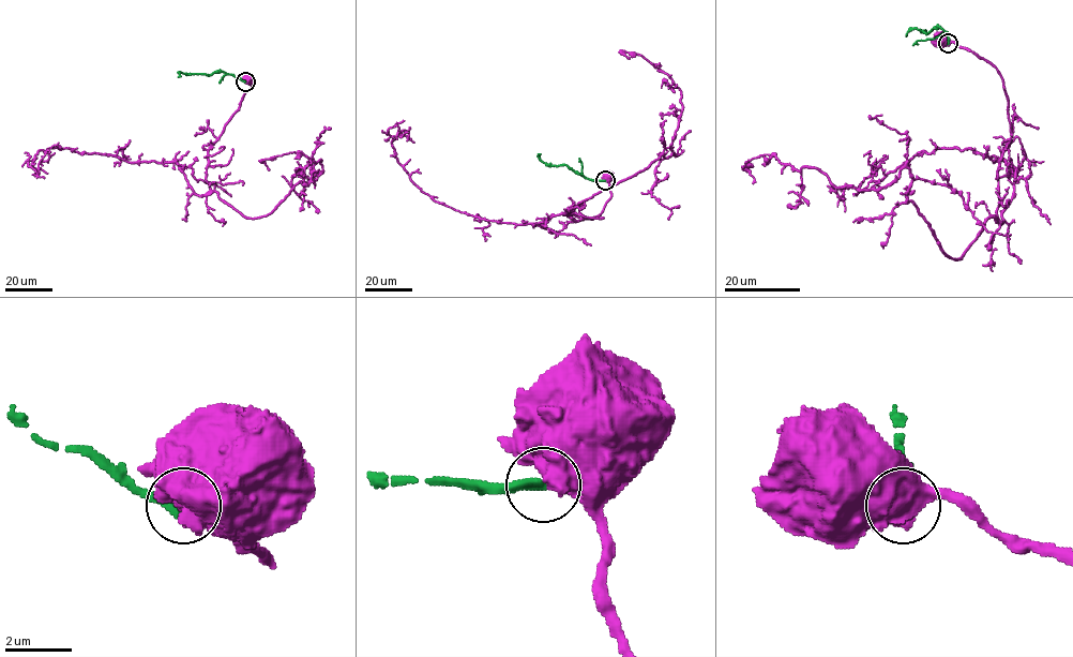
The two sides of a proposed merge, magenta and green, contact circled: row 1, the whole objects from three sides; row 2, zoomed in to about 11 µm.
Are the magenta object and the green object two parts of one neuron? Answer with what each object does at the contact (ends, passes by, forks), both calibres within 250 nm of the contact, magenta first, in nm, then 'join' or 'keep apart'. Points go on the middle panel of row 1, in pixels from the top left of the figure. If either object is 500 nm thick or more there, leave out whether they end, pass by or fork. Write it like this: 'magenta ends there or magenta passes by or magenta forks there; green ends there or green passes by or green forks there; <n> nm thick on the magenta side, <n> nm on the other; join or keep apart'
750 nm thick on the magenta side, 340 nm on the other; keep apart

